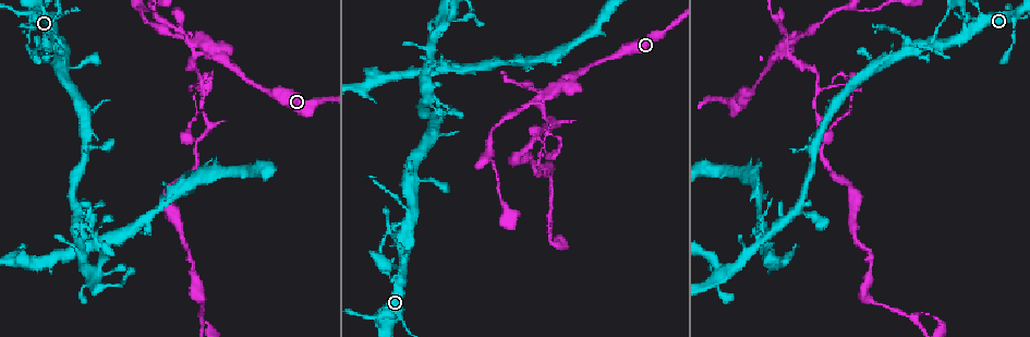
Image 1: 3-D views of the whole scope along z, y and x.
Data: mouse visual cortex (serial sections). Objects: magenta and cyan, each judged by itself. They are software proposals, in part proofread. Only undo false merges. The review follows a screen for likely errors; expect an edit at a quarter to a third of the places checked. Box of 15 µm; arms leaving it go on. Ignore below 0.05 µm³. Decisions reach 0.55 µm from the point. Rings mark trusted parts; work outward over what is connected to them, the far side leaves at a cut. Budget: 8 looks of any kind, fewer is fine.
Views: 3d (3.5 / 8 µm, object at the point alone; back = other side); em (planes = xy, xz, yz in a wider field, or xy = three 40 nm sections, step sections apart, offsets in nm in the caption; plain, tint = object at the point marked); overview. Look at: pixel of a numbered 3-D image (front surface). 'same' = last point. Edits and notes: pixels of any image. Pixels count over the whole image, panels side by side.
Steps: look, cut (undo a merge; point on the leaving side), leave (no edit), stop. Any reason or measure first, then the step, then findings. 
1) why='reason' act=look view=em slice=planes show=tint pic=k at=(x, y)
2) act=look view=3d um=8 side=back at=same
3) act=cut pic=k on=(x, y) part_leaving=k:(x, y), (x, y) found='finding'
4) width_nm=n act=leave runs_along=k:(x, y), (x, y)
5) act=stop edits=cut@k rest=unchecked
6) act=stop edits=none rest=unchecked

why='two arms at a narrow angle' act=look view=3d um=3.5 pic=1 at=(401, 273)

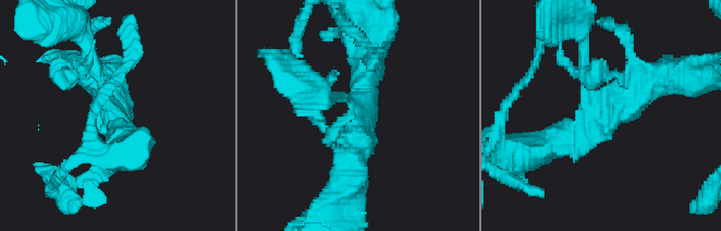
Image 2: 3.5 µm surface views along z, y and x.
arms=4 arm_widths_nm=150,150,400,450 act=look view=em slice=xy step=3 show=tint pic=2 at=(359, 118)

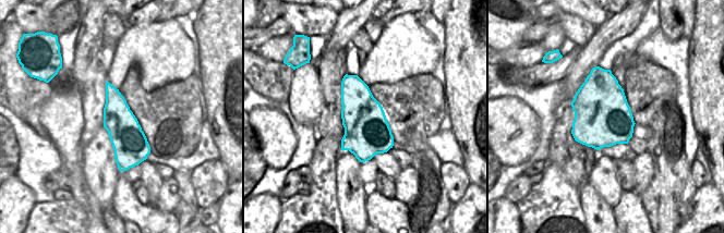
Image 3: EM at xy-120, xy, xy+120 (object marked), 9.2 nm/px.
act=look view=em slice=planes show=tint at=same

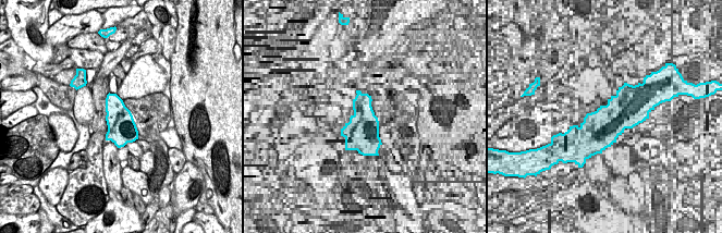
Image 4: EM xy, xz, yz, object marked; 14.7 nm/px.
act=leave runs_along=2:(665, 78), (546, 145) found='all the same cell'

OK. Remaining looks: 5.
why='calibre changes' act=look view=3d um=3.5 pic=1 at=(1013, 26)

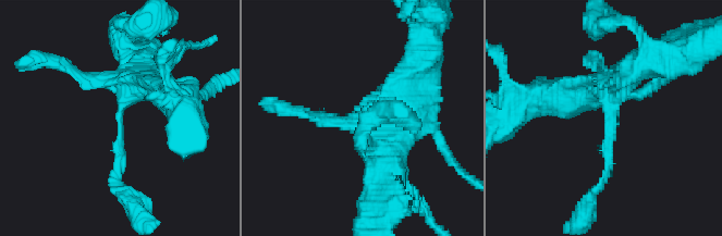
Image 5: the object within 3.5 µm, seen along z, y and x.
why='need the tissue' act=look view=em slice=xy step=2 show=tint pic=5 at=(119, 121)

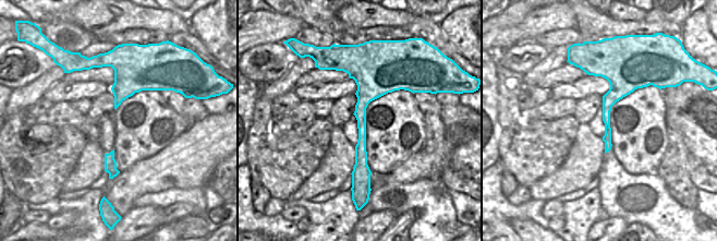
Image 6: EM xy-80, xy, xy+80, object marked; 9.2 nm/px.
arm_widths_nm=100,400 act=leave runs_along=6:(351, 64), (363, 76), (367, 178) found='all the same cell'

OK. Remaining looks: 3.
why='three arms meet' act=look view=3d um=3.5 pic=1 at=(413, 219)

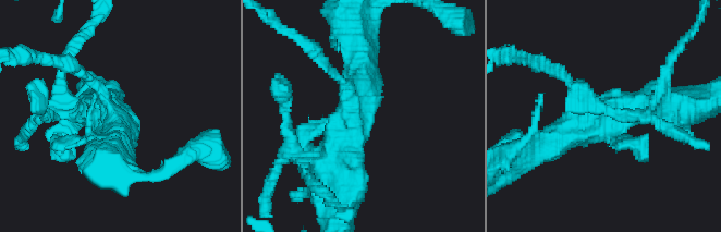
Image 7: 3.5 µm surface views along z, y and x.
why='shape alone is not enough' act=look view=em slice=xy step=5 show=tint pic=7 at=(357, 111)

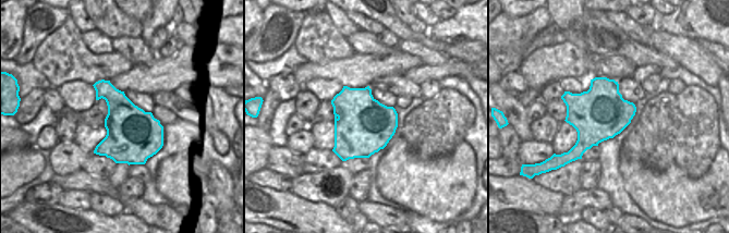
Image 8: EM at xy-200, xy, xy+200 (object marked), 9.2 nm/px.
act=leave found='one cell here'

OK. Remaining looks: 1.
act=stop edits=none rest=unchecked

